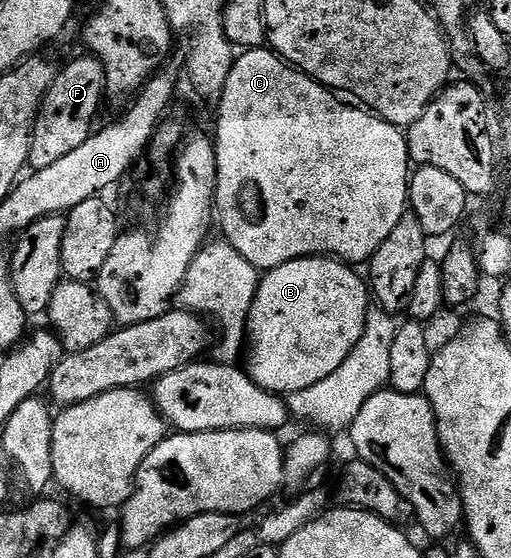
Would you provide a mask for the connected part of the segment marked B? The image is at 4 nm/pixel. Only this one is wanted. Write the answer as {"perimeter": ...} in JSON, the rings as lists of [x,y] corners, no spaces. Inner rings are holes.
{"perimeter":[[[313,255],[311,259],[288,261],[261,276],[250,314],[246,316],[245,330],[248,336],[245,366],[256,385],[286,397],[316,385],[316,381],[324,381],[328,373],[336,373],[336,369],[344,365],[348,353],[352,353],[364,333],[366,314],[372,306],[367,280],[354,271],[357,270],[341,259]]]}

